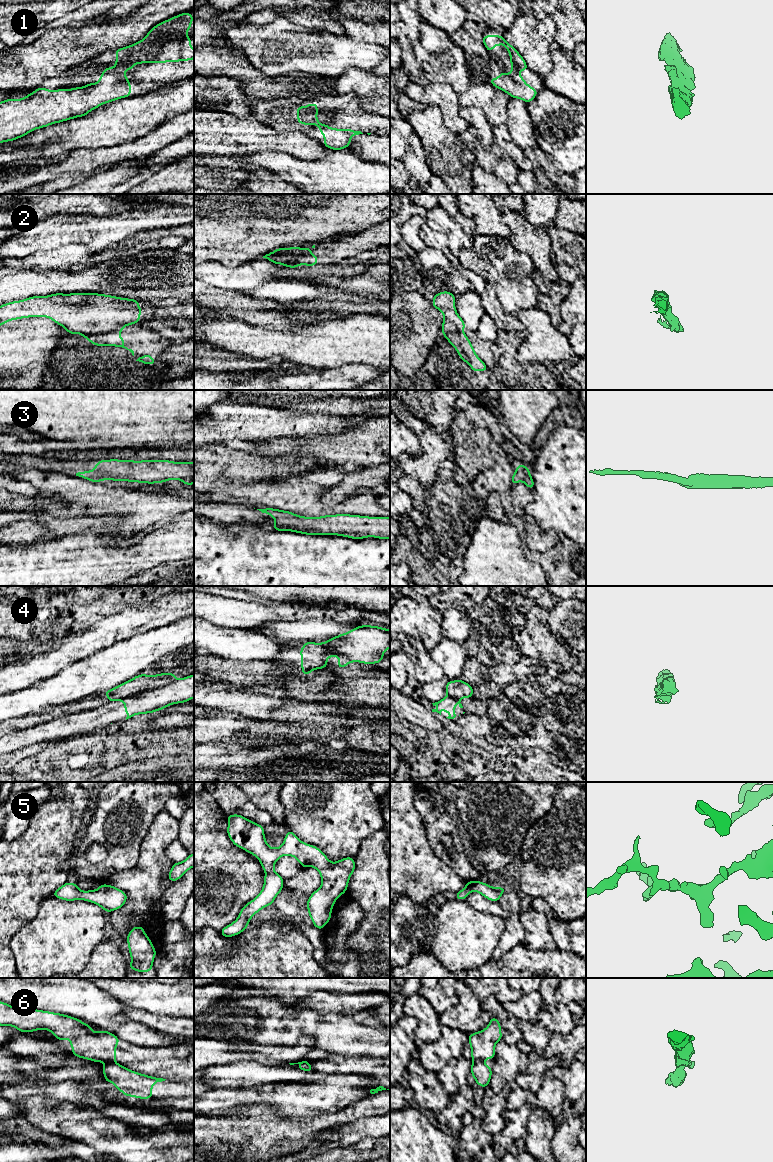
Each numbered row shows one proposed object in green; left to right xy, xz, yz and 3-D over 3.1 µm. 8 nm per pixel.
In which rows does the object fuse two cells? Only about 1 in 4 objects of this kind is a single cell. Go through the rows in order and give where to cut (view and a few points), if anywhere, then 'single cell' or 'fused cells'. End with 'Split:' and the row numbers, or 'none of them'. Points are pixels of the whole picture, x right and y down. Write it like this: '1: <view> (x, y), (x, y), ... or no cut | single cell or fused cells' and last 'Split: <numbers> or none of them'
1: no cut | single cell
2: xy (124, 325), (106, 331), (80, 334) | fused cells
3: no cut | single cell
4: xy (173, 680), (159, 687), (112, 700) | fused cells
5: no cut | single cell
6: yz (482, 1060), (474, 1060), (472, 1062) | fused cells
Split: 2, 4, 6

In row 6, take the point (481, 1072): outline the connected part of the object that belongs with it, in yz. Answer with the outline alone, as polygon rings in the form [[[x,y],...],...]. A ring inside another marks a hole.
[[[477,1060],[472,1062],[470,1071],[471,1071],[471,1075],[475,1079],[475,1082],[480,1087],[485,1088],[487,1085],[489,1085],[490,1078],[492,1076],[492,1069],[490,1066],[486,1065],[481,1060]]]

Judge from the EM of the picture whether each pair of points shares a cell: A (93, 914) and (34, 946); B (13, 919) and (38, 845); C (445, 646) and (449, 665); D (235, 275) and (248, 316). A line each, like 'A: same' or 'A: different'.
A: same
B: same
C: same
D: different

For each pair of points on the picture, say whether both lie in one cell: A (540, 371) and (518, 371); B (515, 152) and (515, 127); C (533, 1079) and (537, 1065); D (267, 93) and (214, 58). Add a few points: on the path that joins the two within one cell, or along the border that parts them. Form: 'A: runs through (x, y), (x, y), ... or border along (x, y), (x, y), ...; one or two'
A: runs through (535, 370), (525, 369), (523, 371); one
B: border along (505, 124), (510, 138), (522, 149); two
C: runs through (533, 1076), (536, 1068); one
D: runs through (254, 82), (244, 72), (227, 64); one

